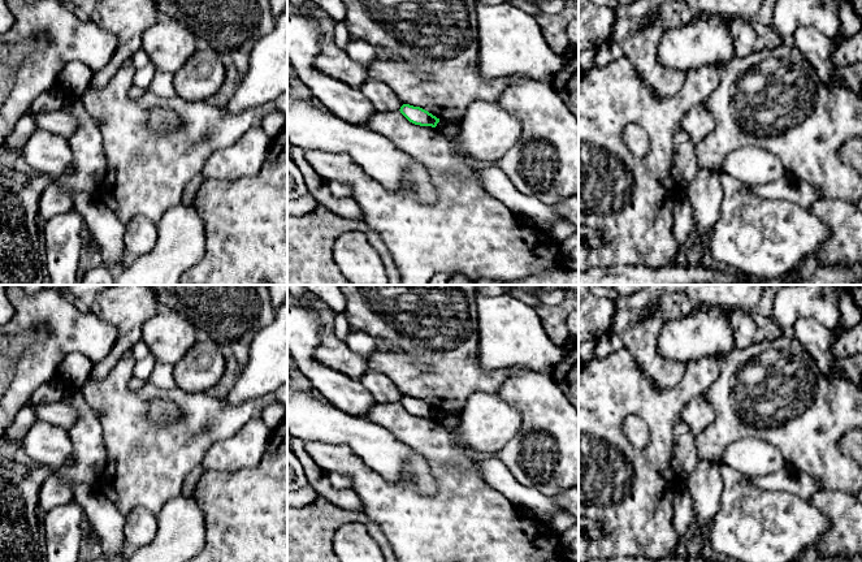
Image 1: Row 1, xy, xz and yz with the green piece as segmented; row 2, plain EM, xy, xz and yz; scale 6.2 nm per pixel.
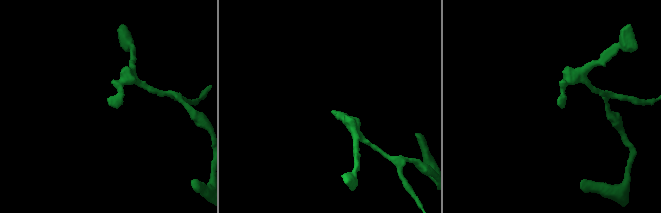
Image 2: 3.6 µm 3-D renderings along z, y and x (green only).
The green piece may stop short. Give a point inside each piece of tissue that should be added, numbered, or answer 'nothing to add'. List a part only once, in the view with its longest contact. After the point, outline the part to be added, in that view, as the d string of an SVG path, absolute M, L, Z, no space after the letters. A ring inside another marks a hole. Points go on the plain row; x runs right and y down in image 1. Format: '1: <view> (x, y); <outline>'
nothing to add

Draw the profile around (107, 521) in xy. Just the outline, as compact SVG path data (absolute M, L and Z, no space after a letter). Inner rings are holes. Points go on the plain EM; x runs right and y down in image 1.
M96 481L75 483L73 489L74 501L83 507L85 516L100 539L103 557L129 549L124 536L126 515L108 500L100 485Z

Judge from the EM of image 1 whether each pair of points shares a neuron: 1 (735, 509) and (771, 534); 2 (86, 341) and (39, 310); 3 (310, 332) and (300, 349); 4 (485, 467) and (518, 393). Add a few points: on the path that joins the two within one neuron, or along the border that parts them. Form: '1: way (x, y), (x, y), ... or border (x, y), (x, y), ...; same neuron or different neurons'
1: way (744, 515), (756, 527), (762, 530); same neuron
2: way (74, 331), (59, 328), (51, 320); same neuron
3: way (306, 336), (302, 340), (302, 345); same neuron
4: border (496, 457), (516, 480); different neurons

